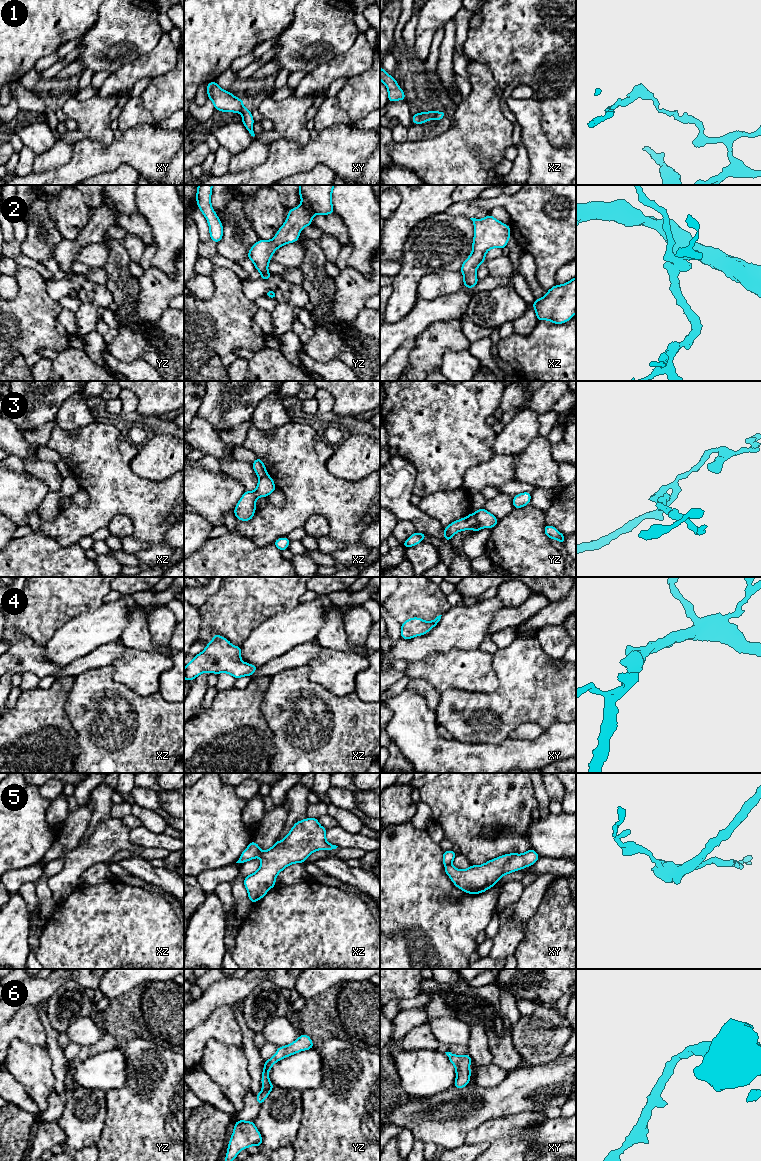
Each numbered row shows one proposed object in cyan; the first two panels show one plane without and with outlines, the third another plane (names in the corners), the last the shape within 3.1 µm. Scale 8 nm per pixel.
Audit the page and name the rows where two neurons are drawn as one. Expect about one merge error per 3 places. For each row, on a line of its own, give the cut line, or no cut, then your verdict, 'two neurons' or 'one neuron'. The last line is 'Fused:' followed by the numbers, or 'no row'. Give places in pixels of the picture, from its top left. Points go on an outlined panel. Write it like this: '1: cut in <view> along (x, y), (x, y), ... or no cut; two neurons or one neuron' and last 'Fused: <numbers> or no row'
1: cut in xz along (437, 113), (433, 118); two neurons
2: no cut; one neuron
3: cut in yz along (473, 513), (482, 527); two neurons
4: no cut; one neuron
5: cut in xy along (450, 863), (445, 866); two neurons
6: no cut; one neuron
Fused: 1, 3, 5

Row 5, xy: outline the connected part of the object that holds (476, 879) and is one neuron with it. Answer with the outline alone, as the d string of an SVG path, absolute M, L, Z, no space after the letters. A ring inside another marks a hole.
M530 848L526 853L505 854L479 866L471 865L464 870L457 869L450 864L445 866L445 873L450 877L454 885L462 891L469 894L480 894L493 887L502 876L533 865L538 861L539 857L540 856Z

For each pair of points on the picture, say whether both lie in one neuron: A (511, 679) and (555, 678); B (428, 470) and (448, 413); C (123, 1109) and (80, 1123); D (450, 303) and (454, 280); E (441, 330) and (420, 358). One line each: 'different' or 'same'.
A: same
B: same
C: different
D: different
E: same

